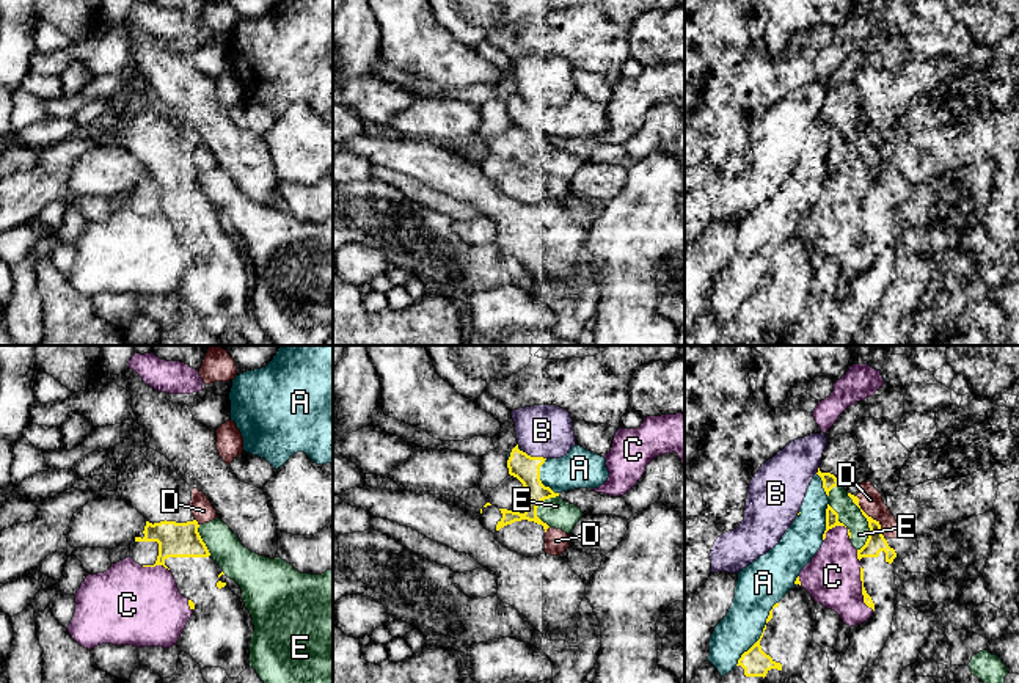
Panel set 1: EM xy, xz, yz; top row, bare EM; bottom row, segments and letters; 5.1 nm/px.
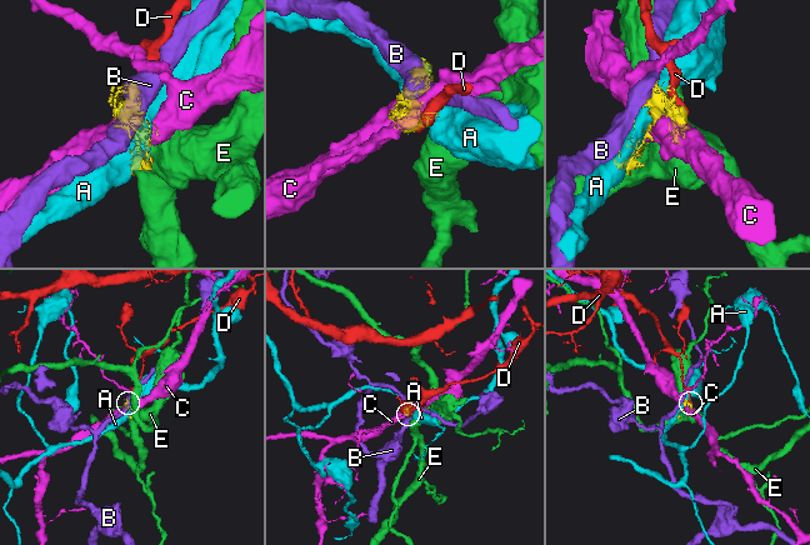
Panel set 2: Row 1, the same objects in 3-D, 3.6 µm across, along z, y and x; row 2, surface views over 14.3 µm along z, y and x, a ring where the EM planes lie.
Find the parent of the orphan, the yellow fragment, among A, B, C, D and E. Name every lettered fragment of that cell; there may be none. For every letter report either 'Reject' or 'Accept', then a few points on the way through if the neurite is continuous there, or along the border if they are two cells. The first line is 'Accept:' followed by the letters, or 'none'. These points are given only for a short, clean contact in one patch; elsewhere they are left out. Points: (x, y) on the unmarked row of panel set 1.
Accept: none
A: Reject
B: Reject
C: Reject
D: Reject
E: Reject

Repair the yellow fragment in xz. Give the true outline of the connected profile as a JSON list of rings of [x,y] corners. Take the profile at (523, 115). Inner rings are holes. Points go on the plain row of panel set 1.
[[[518,93],[507,108],[509,122],[523,132],[529,149],[523,162],[499,157],[502,166],[496,173],[495,187],[524,206],[537,206],[545,201],[545,181],[550,174],[537,165],[537,155],[542,149],[559,144],[540,129],[540,115],[545,108],[528,104],[518,97]]]

